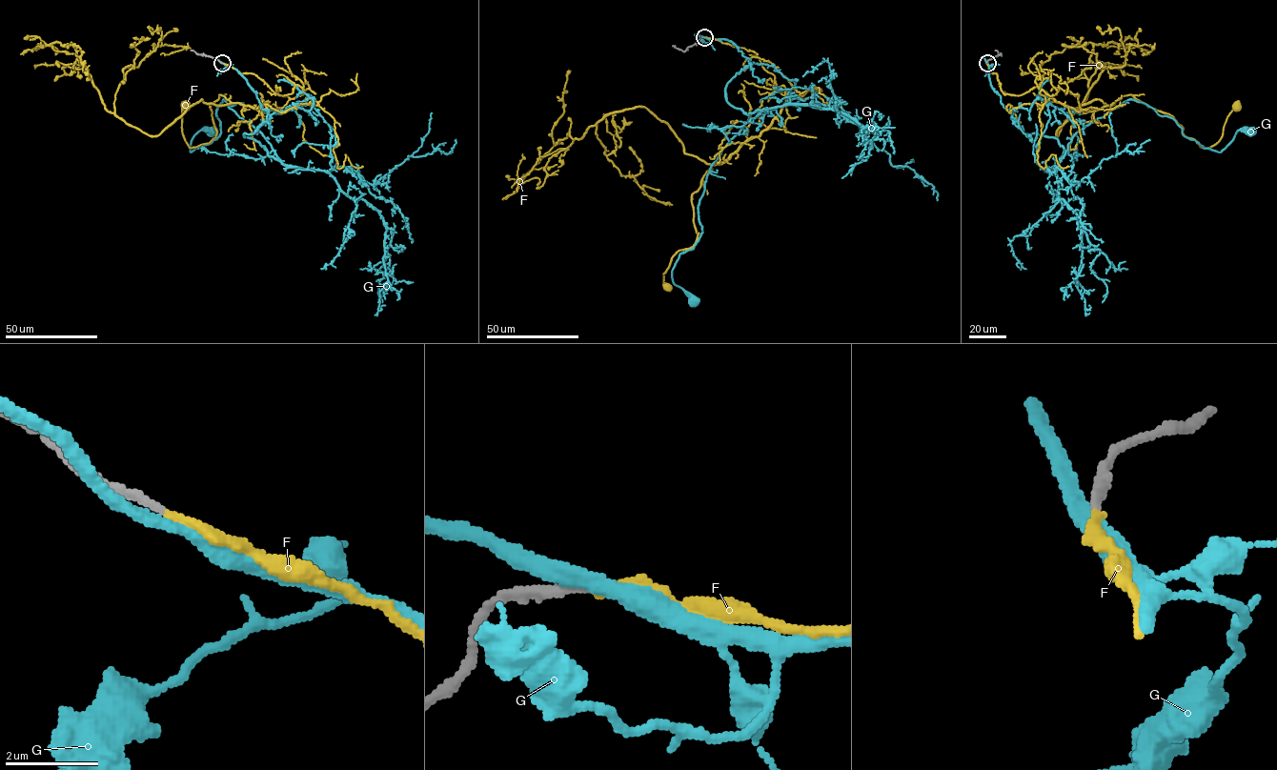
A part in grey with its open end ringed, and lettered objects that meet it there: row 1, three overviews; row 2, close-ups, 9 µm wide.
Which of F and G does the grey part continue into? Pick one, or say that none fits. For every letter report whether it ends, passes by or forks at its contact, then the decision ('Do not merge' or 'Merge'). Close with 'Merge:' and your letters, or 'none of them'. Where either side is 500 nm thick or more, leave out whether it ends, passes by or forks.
F: It ends there. Merge
G: It passes by. Do not merge
Merge: F

